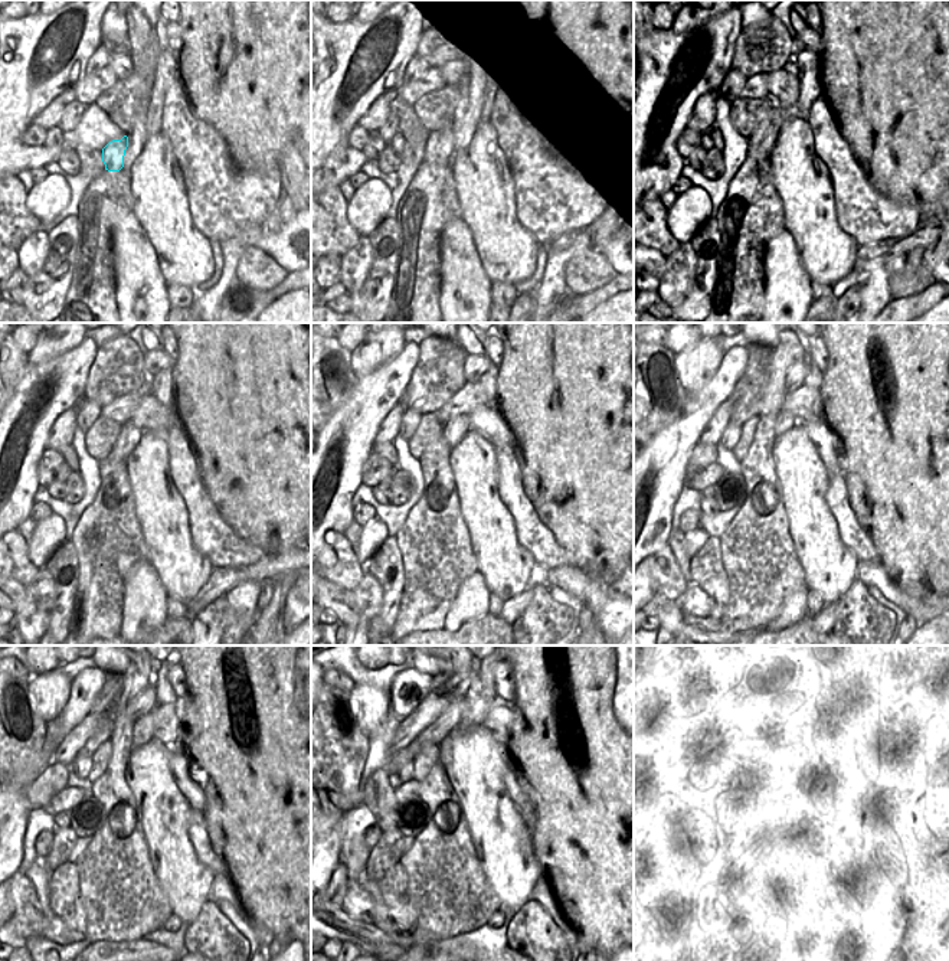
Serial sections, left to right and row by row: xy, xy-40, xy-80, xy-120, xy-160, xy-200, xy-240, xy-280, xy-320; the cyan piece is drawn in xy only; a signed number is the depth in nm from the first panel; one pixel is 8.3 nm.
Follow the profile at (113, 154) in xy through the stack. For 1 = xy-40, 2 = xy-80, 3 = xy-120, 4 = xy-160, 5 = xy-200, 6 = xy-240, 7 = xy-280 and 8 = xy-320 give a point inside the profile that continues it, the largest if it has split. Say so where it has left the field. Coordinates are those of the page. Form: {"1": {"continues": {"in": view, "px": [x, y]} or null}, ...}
{"1": {"continues": {"in": "xy-40", "px": [439, 146]}}, "2": {"continues": {"in": "xy-80", "px": [761, 143]}}, "3": {"continues": {"in": "xy-120", "px": [128, 437]}}, "4": {"continues": {"in": "xy-160", "px": [452, 431]}}, "5": {"continues": {"in": "xy-200", "px": [786, 419]}}, "6": {"continues": {"in": "xy-240", "px": [143, 728]}}, "7": {"continues": {"in": "xy-280", "px": [475, 708]}}, "8": {"continues": {"in": "xy-320", "px": [797, 703]}}}

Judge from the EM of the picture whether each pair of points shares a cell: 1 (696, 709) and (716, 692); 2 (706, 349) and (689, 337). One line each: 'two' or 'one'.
1: two
2: two

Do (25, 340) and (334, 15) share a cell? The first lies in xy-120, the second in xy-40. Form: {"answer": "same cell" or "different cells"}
{"answer": "same cell"}

